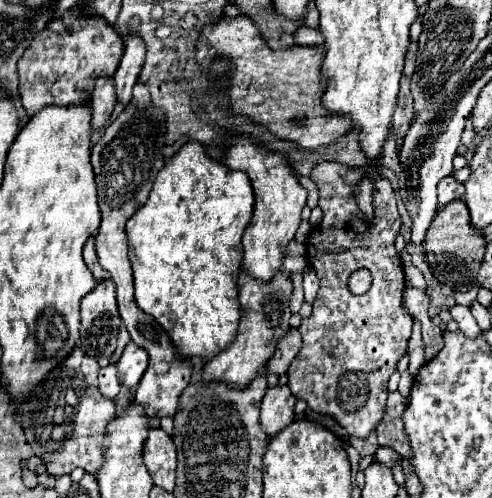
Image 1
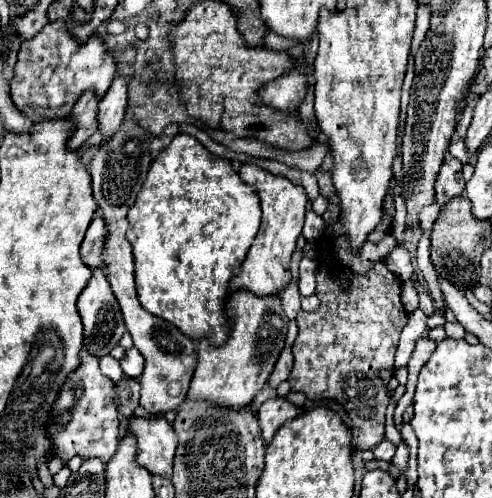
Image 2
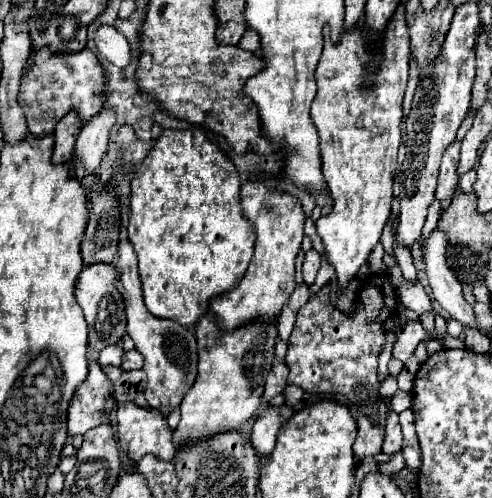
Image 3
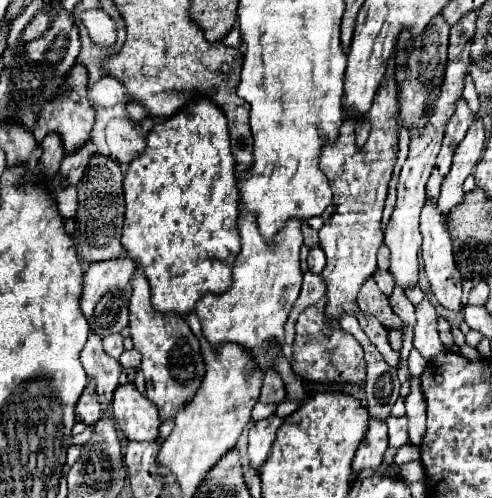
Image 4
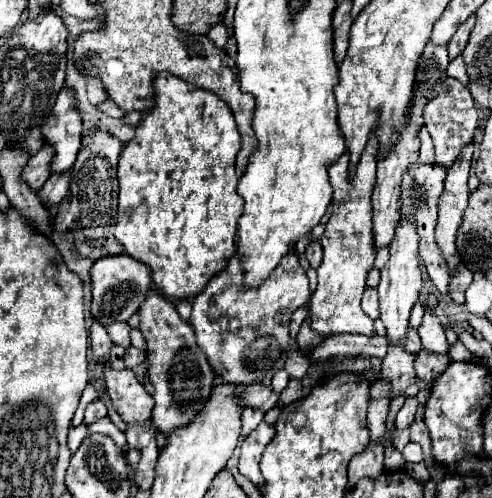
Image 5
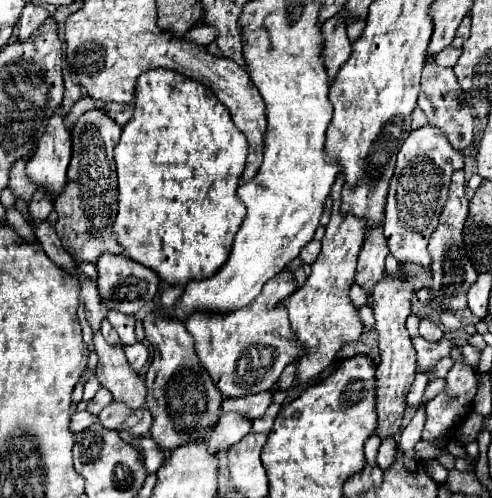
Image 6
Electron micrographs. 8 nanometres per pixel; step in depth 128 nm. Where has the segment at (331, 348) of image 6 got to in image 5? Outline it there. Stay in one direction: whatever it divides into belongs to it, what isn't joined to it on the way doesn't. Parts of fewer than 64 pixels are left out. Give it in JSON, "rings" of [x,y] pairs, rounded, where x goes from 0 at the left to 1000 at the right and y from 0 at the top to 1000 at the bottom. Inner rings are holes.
{"rings":[[[756,277],[726,329],[724,353],[707,361],[707,309],[667,329],[671,369],[679,378],[675,434],[663,450],[663,466],[650,478],[659,498],[659,522],[646,538],[646,578],[626,602],[630,659],[650,675],[671,671],[740,671],[760,675],[756,643],[736,627],[732,598],[744,574],[744,550],[760,534],[760,482],[756,482],[756,410],[752,394],[764,365],[764,305],[768,281]]]}

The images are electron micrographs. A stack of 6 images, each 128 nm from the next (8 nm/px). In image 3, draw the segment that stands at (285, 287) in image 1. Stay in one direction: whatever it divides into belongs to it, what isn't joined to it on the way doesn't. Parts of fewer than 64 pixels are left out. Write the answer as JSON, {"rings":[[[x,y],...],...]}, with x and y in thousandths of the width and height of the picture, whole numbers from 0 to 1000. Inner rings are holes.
{"rings":[[[415,631],[394,655],[402,679],[402,759],[366,811],[370,843],[354,863],[358,904],[398,896],[439,871],[488,863],[528,819],[537,763],[557,731],[565,663],[557,651],[512,647],[476,667],[451,667],[431,631]]]}

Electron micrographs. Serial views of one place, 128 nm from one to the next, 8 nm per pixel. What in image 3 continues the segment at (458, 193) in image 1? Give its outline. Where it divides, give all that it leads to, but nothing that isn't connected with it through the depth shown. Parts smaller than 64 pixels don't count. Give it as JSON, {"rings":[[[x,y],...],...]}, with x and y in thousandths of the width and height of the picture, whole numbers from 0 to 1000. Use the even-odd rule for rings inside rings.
{"rings":[[[923,281],[898,313],[894,345],[890,345],[890,378],[886,378],[886,398],[894,406],[907,406],[915,394],[923,394],[931,378],[931,357],[927,357],[927,333],[931,333],[931,309],[935,309],[935,281]]]}

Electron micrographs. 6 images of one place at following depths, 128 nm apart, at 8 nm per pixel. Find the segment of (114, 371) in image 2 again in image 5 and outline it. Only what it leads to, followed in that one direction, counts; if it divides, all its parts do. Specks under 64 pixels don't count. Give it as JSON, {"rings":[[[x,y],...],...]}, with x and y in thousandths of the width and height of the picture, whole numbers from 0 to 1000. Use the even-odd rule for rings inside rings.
{"rings":[[[236,647],[220,655],[220,671],[232,691],[244,691],[252,699],[264,699],[264,655],[260,647]]]}

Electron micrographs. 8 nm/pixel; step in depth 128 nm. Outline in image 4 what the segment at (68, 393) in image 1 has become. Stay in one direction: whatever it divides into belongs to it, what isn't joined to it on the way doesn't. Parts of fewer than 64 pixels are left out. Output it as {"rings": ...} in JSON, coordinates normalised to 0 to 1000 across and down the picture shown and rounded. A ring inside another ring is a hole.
{"rings":[[[171,787],[159,803],[159,815],[154,815],[154,831],[163,843],[171,843],[175,851],[195,851],[207,835],[207,819],[203,819],[203,807],[195,803],[195,795],[187,787]]]}

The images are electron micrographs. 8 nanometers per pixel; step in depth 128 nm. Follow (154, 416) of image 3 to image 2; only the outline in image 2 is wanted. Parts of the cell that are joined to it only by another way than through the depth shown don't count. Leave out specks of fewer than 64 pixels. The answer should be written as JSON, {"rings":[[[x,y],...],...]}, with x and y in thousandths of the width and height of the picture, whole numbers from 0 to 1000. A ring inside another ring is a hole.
{"rings":[[[264,835],[256,867],[268,871],[280,888],[276,932],[309,952],[346,960],[362,884],[354,859],[337,847],[337,839]]]}

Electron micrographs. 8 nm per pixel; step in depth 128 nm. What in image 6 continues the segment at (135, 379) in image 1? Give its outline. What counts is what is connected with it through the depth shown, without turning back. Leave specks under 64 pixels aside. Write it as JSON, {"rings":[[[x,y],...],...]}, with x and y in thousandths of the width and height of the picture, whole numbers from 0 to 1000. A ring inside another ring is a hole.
{"rings":[[[276,687],[268,695],[252,695],[252,707],[256,707],[256,719],[260,719],[260,731],[272,747],[289,747],[289,739],[297,735],[301,727],[301,703],[289,687]]]}

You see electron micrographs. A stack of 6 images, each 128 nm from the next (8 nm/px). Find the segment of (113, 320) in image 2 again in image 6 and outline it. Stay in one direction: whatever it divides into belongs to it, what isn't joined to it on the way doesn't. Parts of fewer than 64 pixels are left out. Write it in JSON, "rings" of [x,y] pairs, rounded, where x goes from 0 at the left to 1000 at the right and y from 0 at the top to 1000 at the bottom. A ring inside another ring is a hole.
{"rings":[[[207,510],[199,518],[199,582],[207,594],[207,606],[224,618],[224,622],[240,622],[252,631],[276,631],[293,610],[301,610],[313,590],[321,586],[325,574],[325,554],[317,554],[317,546],[309,546],[305,538],[276,530],[276,522],[260,518],[256,510]]]}

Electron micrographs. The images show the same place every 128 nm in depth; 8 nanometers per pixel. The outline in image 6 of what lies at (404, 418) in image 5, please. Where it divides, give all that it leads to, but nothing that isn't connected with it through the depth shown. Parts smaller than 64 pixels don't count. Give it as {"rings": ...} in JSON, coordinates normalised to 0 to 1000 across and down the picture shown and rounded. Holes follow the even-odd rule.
{"rings":[[[846,747],[846,759],[841,759],[841,767],[837,767],[837,779],[833,779],[829,795],[825,795],[825,807],[829,807],[833,815],[850,815],[850,811],[854,811],[858,795],[862,795],[862,783],[866,783],[866,771],[870,771],[866,747]]]}

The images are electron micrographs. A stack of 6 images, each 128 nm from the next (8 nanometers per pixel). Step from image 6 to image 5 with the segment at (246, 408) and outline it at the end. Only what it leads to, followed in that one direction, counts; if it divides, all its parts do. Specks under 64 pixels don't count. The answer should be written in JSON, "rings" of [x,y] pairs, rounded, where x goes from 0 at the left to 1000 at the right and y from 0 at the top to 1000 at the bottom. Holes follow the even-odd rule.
{"rings":[[[516,771],[512,779],[500,779],[484,795],[484,803],[496,815],[508,815],[508,819],[520,819],[520,823],[533,823],[533,827],[545,827],[549,819],[557,819],[565,811],[565,791],[557,791],[549,775],[524,775],[524,771]]]}

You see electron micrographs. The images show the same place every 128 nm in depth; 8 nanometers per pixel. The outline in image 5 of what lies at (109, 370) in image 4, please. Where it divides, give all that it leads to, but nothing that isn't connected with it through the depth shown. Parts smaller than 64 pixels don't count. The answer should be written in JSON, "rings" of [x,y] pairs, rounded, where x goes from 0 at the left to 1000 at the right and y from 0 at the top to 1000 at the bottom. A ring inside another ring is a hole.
{"rings":[[[191,643],[187,655],[183,655],[183,695],[187,695],[187,719],[191,719],[199,731],[207,731],[211,723],[224,719],[228,683],[224,683],[215,659],[199,651],[199,643]]]}

